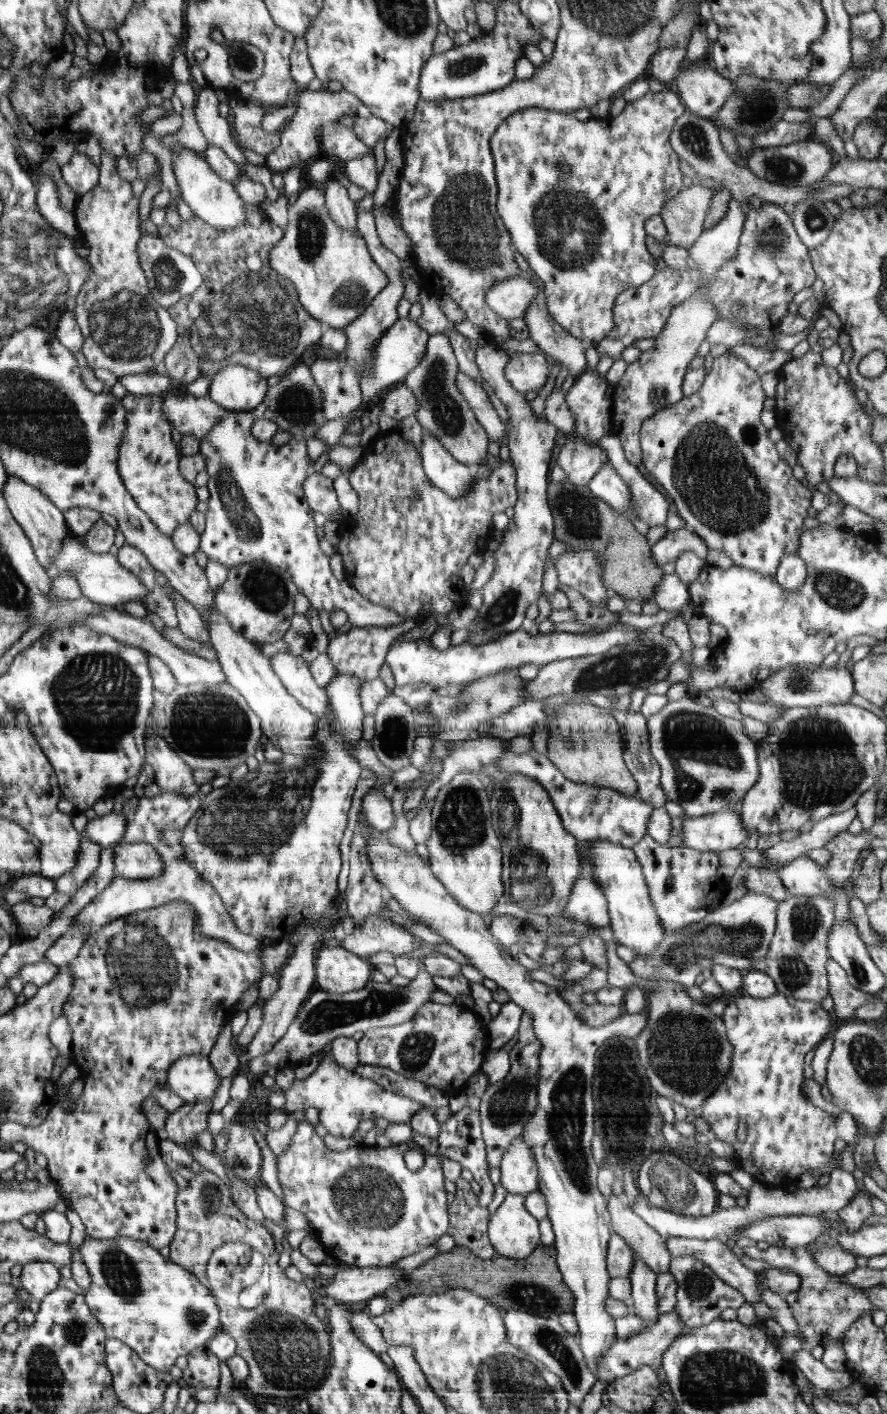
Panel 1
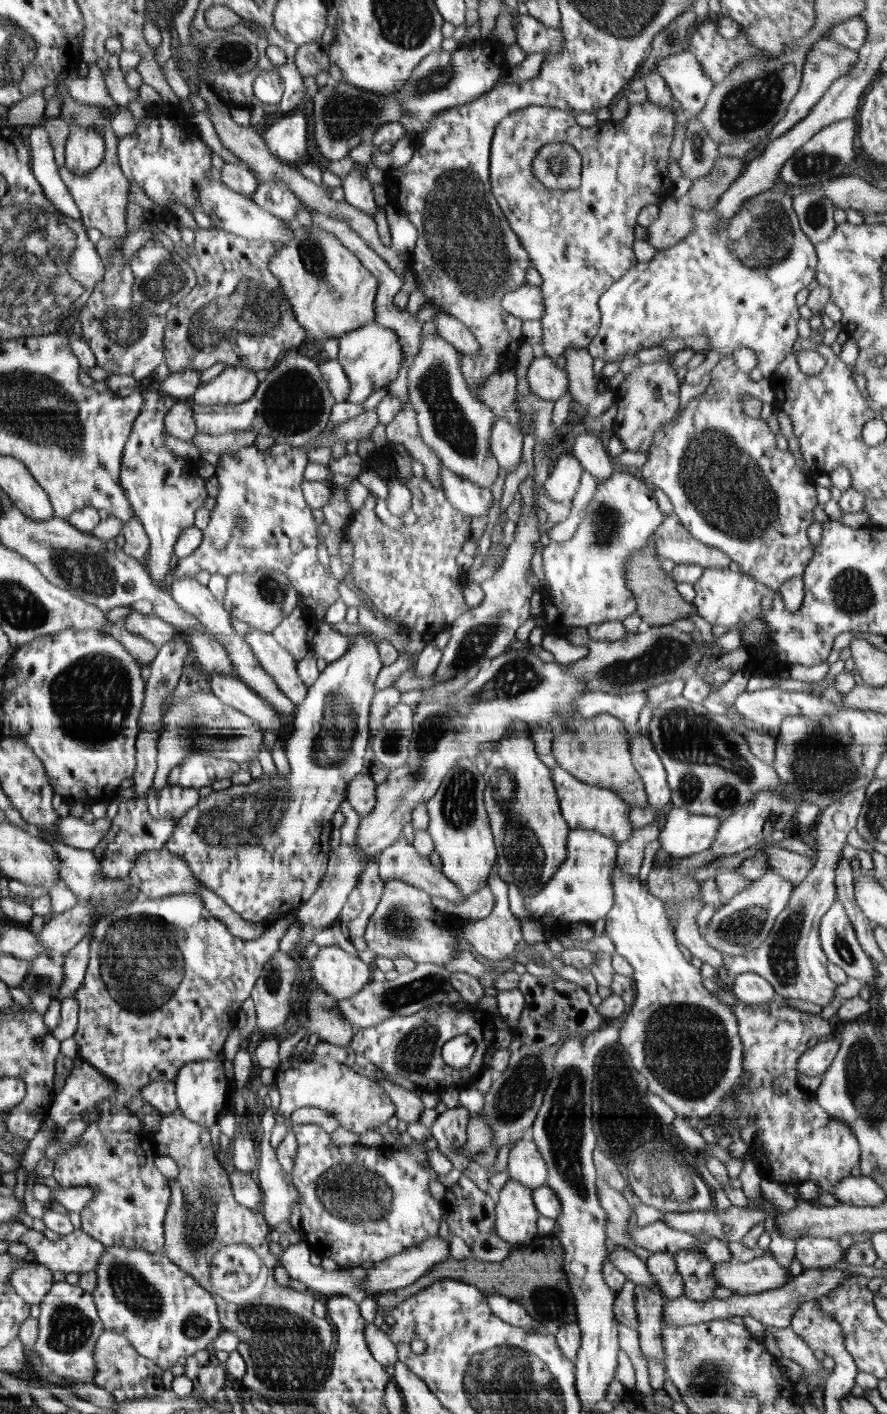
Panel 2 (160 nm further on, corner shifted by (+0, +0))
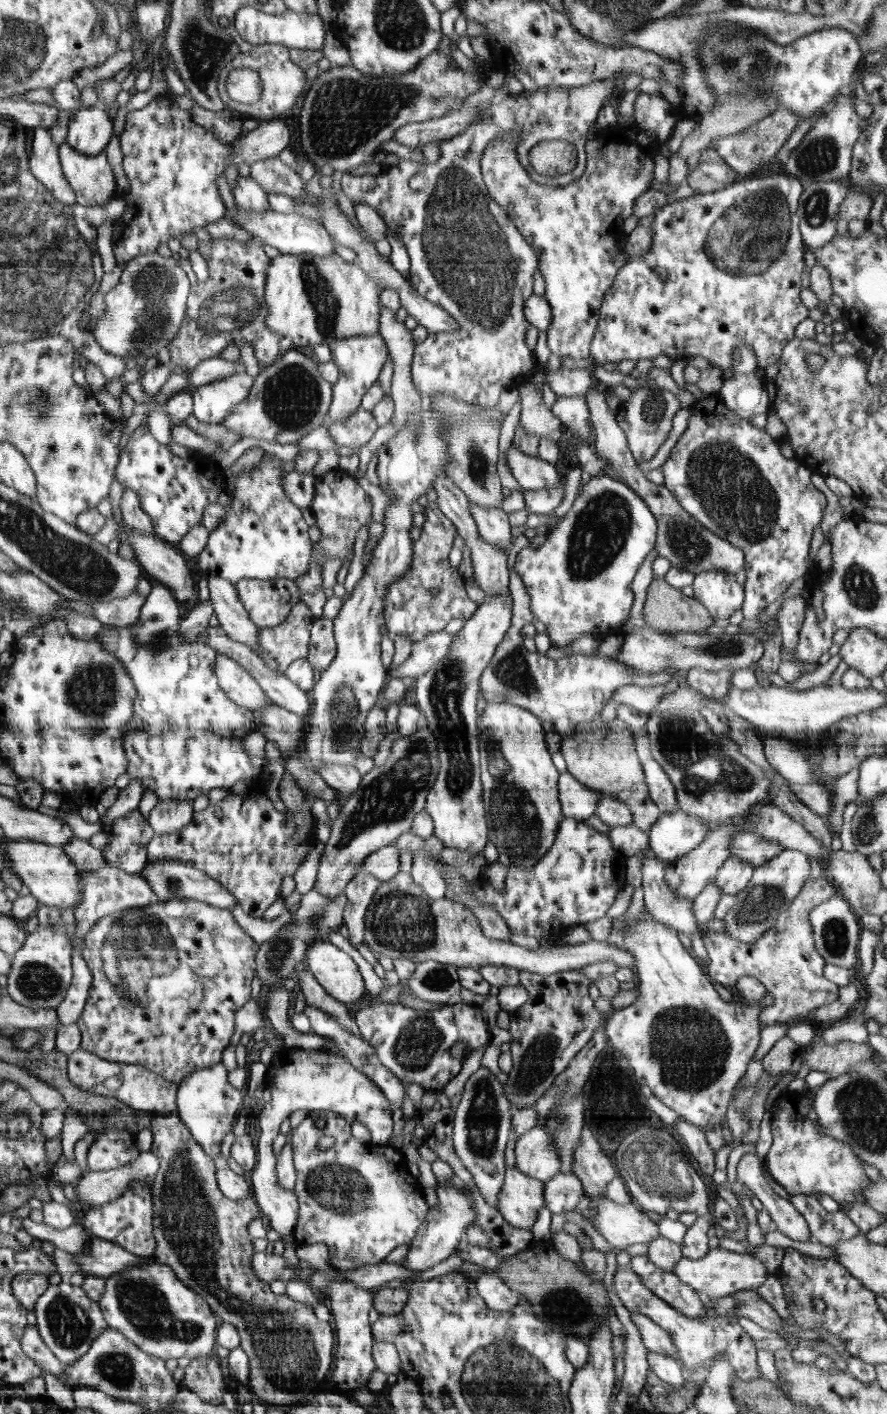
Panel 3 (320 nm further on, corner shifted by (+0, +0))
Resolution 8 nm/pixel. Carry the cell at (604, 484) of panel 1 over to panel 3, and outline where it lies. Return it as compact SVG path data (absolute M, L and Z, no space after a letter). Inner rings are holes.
M557 396L552 414L562 421L564 429L578 440L587 443L590 435L590 410L586 398L581 396Z

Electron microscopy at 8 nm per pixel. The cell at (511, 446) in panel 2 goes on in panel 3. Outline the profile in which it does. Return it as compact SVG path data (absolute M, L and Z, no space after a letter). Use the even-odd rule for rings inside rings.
M510 446L506 451L506 464L512 472L512 476L518 484L527 490L540 491L544 488L554 488L561 482L561 474L548 462L544 462L540 456L530 457L516 446Z

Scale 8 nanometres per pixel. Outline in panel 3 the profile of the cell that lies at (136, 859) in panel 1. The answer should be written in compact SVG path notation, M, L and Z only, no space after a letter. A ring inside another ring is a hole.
M172 860L156 861L147 864L143 868L141 877L149 883L150 888L157 894L159 901L191 899L192 901L209 903L215 908L229 909L230 911L237 906L236 898L230 892L226 892L226 888L220 882L210 879L192 864Z

